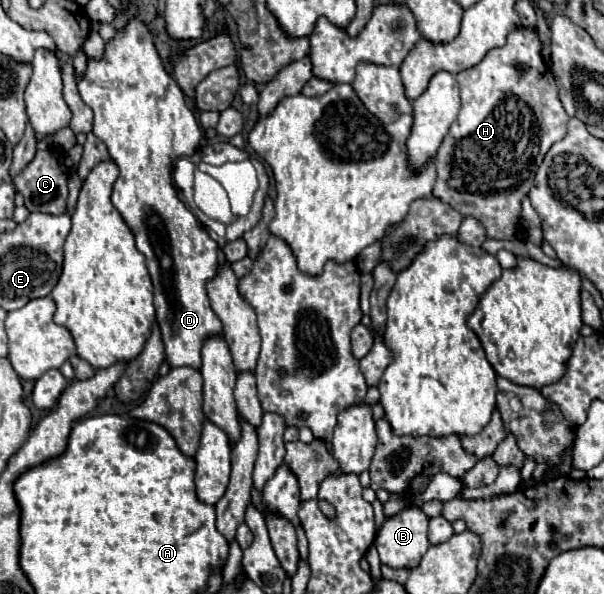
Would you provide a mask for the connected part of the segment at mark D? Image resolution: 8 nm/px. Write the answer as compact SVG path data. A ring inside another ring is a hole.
M137 17L129 19L121 29L115 29L115 37L105 43L105 53L101 59L87 61L87 69L79 79L79 93L95 113L93 133L105 141L111 159L119 167L119 177L113 185L111 199L133 231L137 249L147 259L147 269L155 287L155 317L161 327L167 361L171 367L189 365L199 369L203 339L221 333L221 321L211 309L205 289L205 281L217 273L219 255L217 243L209 237L207 229L197 221L193 211L187 209L187 205L181 201L177 187L173 185L171 169L175 159L189 157L197 151L203 131L197 125L193 111L185 105L185 95L177 81L165 71L165 65L153 43L153 35Z

